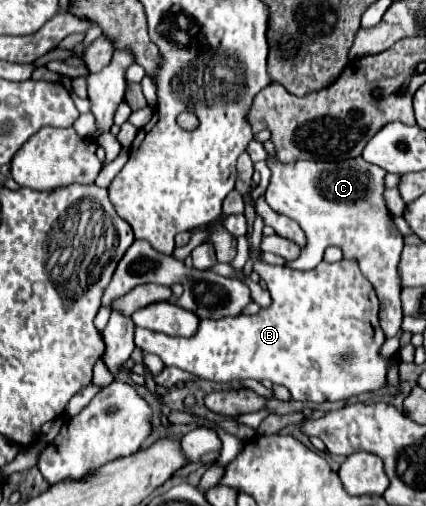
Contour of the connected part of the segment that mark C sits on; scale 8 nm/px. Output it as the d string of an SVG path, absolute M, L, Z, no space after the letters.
M272 140L262 142L270 160L272 170L270 184L266 188L268 206L300 224L308 238L302 256L286 266L296 270L314 270L322 262L324 250L328 246L338 246L346 260L356 260L362 274L374 286L380 301L379 321L386 338L394 338L400 332L403 313L401 307L401 286L398 282L398 262L404 248L404 236L394 226L394 216L390 214L384 200L384 168L366 162L362 156L348 158L342 162L294 162L282 164L276 156Z

